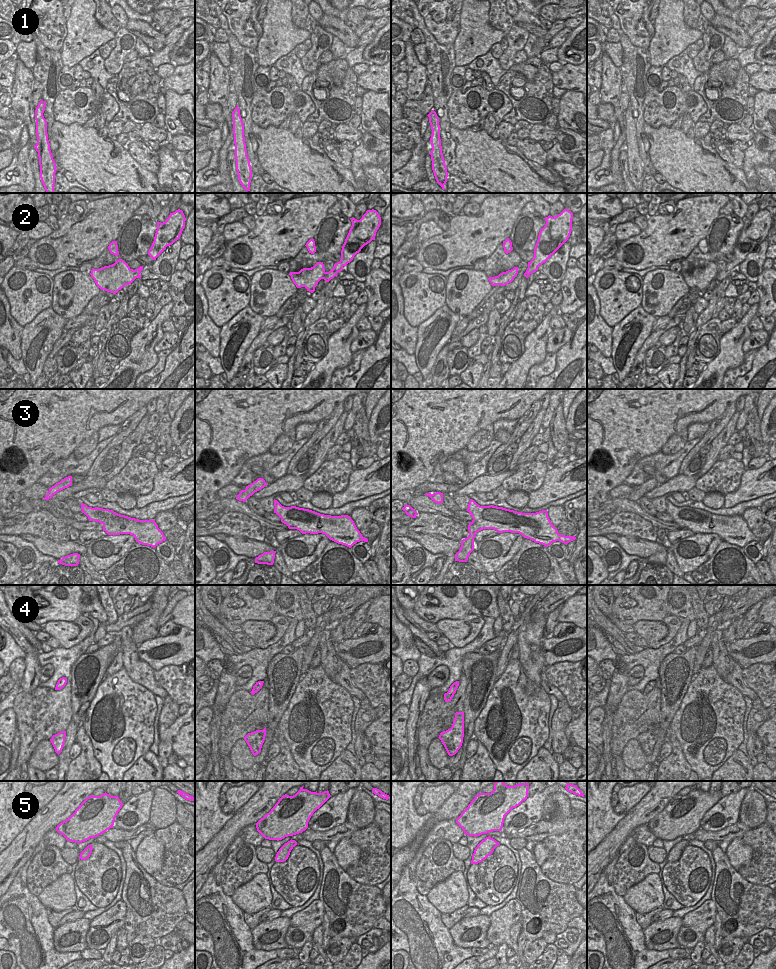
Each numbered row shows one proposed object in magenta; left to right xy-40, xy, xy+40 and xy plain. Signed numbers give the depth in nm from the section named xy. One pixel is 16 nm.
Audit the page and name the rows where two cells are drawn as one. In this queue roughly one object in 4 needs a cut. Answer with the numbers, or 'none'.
none

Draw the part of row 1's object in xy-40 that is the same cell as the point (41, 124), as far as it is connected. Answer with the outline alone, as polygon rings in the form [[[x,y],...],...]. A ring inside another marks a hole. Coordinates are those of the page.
[[[41,100],[35,110],[37,144],[34,148],[38,152],[40,178],[46,193],[54,193],[56,163],[50,150],[47,134],[47,121],[43,116],[46,102]]]

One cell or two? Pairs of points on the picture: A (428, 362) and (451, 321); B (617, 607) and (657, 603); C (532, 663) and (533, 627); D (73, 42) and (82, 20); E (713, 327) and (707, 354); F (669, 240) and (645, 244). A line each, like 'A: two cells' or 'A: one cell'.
A: one cell
B: one cell
C: one cell
D: one cell
E: one cell
F: one cell

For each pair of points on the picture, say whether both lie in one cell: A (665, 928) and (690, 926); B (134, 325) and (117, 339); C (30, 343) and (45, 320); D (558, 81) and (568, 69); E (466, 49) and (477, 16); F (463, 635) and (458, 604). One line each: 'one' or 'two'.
A: two
B: one
C: one
D: one
E: one
F: two

